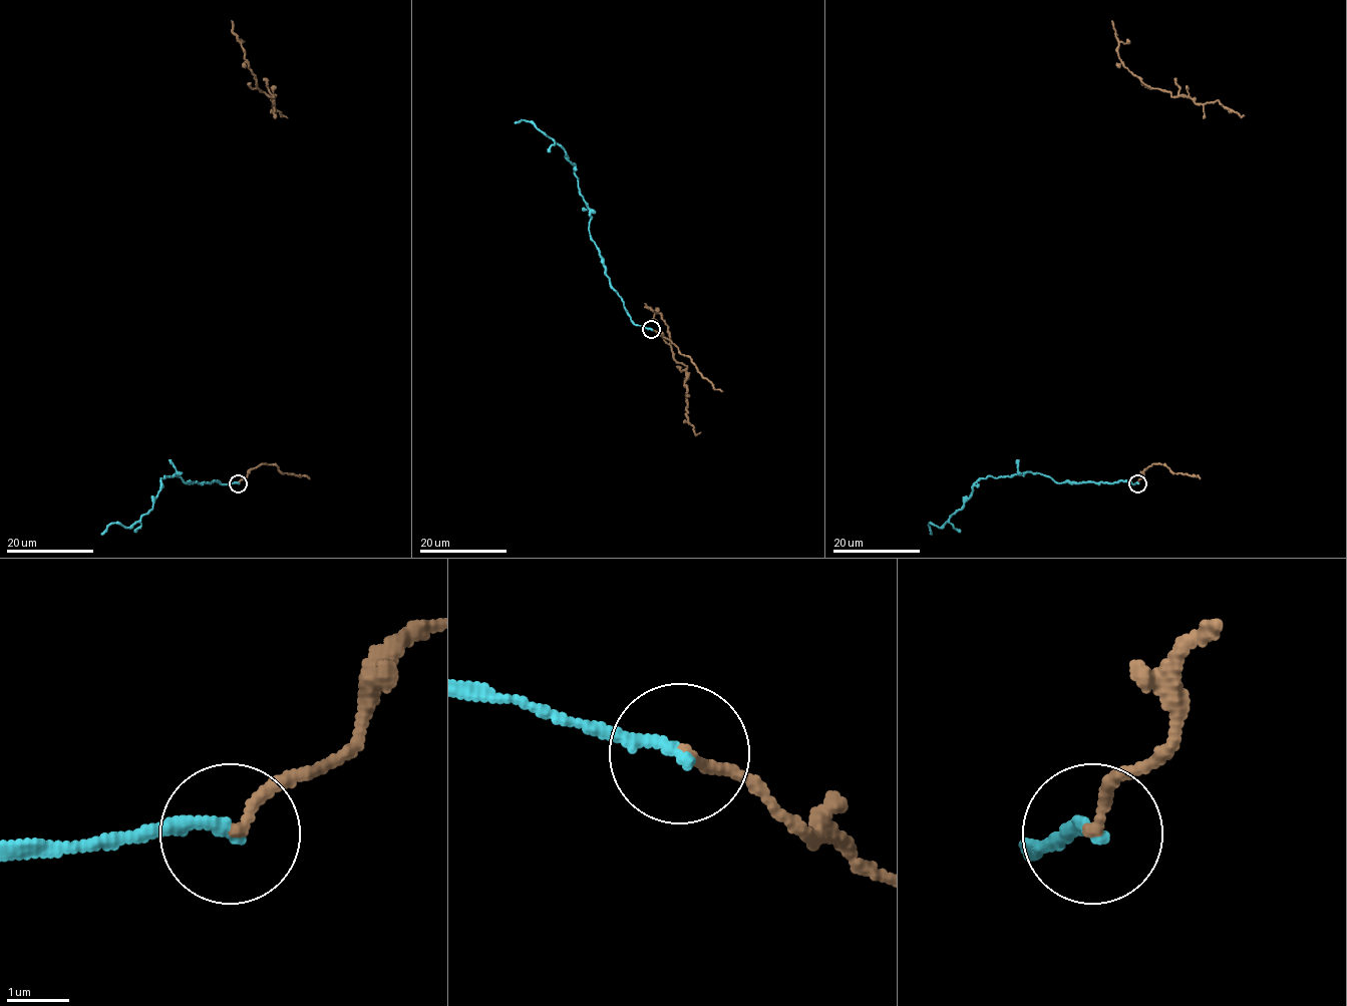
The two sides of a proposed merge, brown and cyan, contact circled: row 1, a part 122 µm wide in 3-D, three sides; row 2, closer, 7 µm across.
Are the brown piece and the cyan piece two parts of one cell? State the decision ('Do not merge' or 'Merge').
Merge

